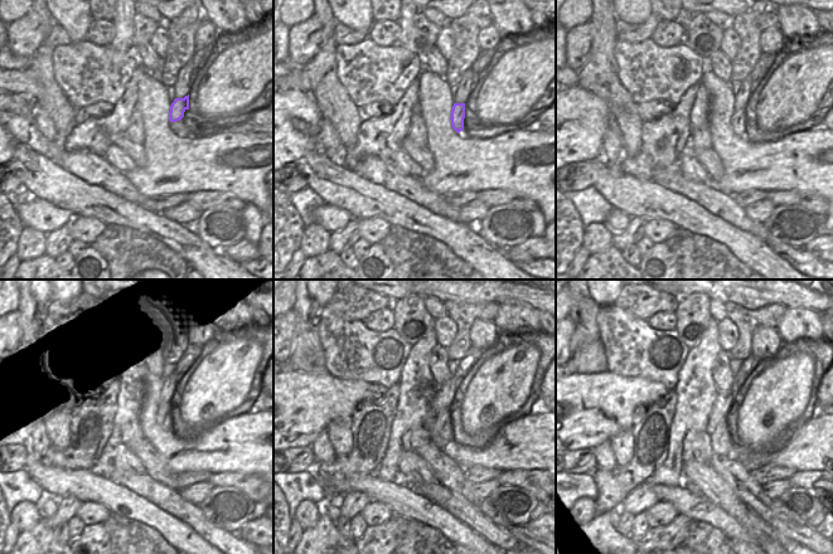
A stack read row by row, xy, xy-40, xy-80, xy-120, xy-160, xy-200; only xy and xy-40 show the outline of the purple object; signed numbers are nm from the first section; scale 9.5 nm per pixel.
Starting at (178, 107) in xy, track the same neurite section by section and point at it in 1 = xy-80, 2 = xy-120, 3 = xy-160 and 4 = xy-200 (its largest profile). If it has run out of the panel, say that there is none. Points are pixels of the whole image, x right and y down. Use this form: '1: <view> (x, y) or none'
1: xy-80 (739, 120)
2: xy-120 (164, 412)
3: xy-160 (441, 432)
4: xy-200 (721, 442)

